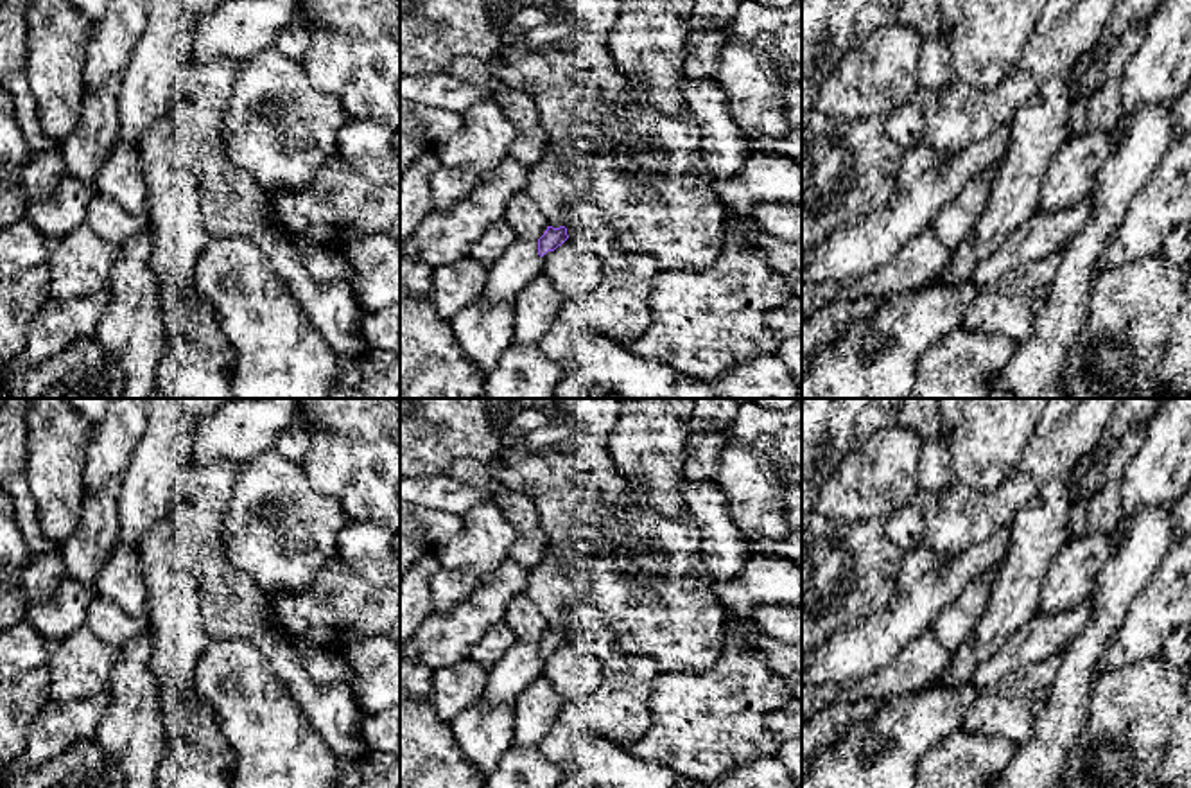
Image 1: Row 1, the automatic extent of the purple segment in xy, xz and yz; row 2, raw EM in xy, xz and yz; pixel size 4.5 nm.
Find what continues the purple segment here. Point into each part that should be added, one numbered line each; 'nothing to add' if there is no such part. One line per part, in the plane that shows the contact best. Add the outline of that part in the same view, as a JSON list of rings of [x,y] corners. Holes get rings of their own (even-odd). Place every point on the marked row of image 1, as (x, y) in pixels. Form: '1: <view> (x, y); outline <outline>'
1: xz (521, 264); outline [[[517,239],[490,267],[482,298],[513,302],[536,276],[552,251],[538,255],[538,241]]]

